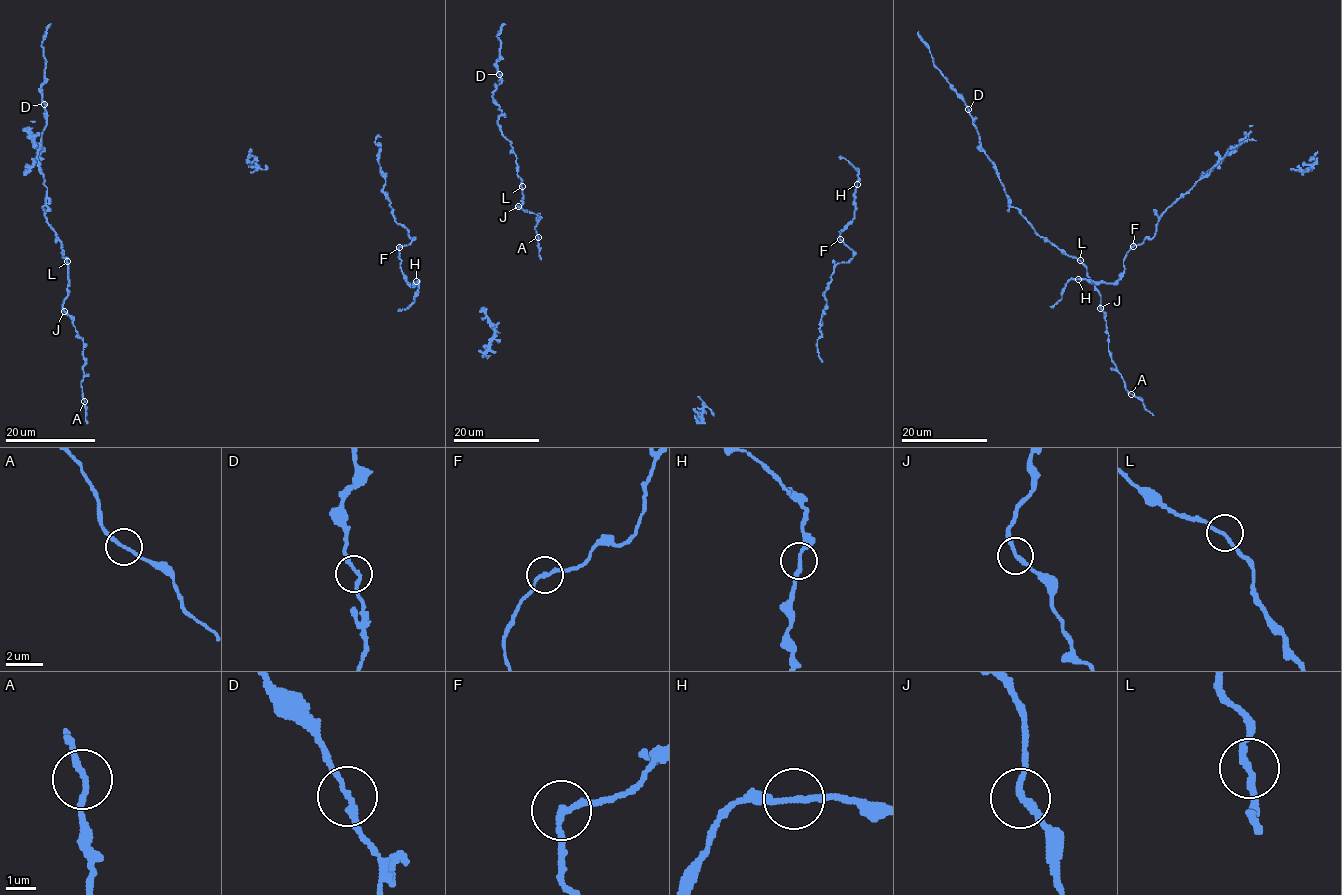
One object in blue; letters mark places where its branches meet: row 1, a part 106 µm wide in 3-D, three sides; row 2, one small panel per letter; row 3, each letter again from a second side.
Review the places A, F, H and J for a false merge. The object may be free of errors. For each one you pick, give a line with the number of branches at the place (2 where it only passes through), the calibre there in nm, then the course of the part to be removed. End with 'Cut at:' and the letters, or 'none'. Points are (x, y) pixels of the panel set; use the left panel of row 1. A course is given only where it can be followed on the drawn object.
Cut at: none

